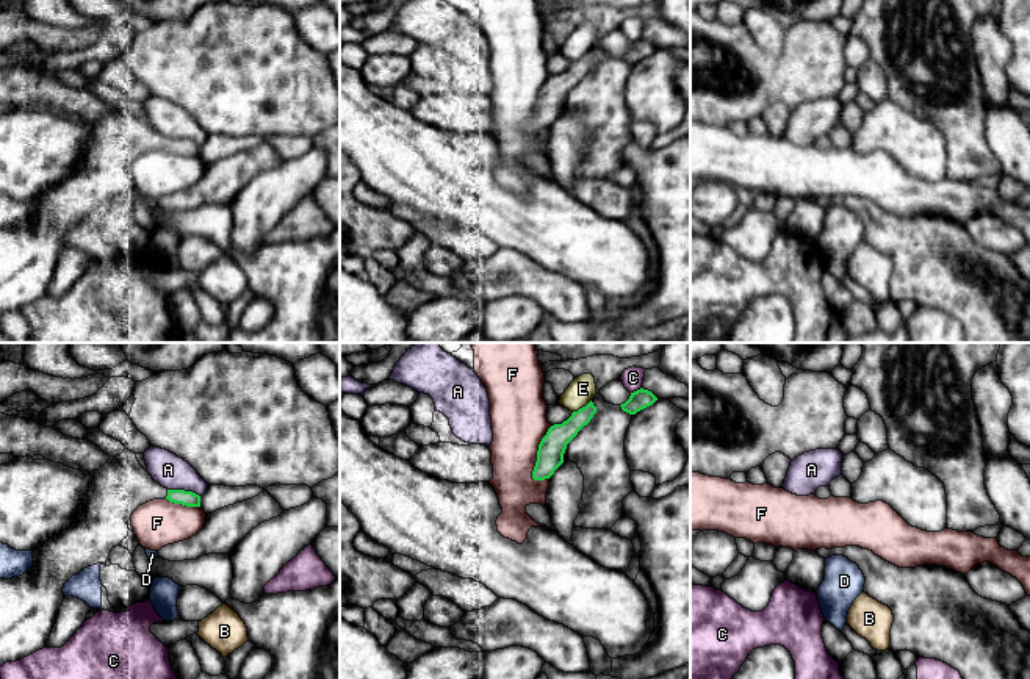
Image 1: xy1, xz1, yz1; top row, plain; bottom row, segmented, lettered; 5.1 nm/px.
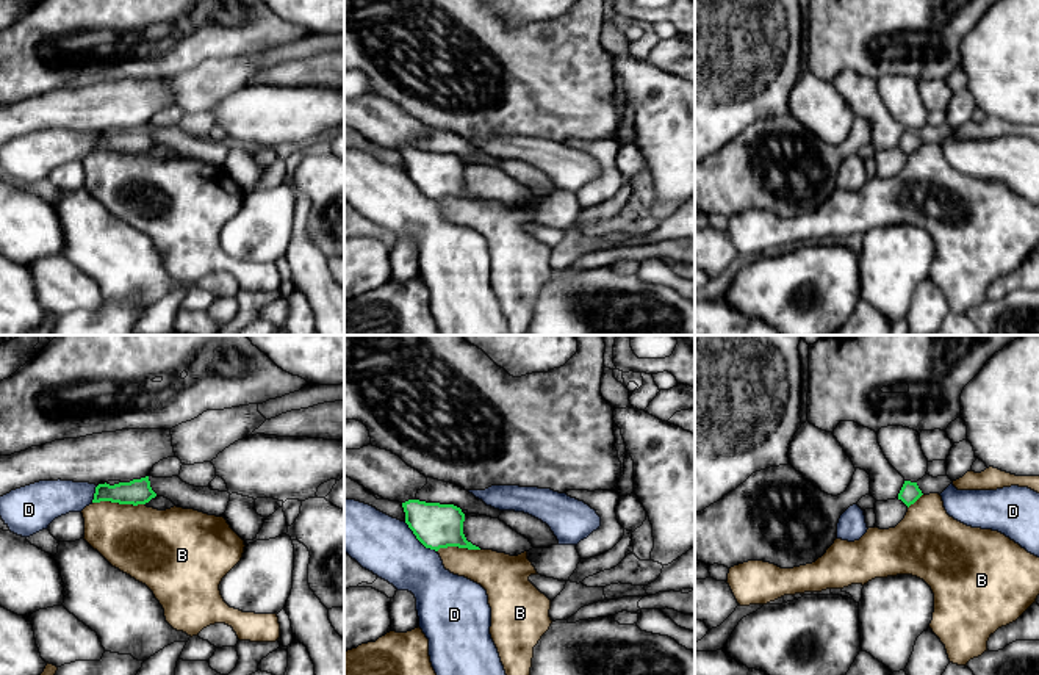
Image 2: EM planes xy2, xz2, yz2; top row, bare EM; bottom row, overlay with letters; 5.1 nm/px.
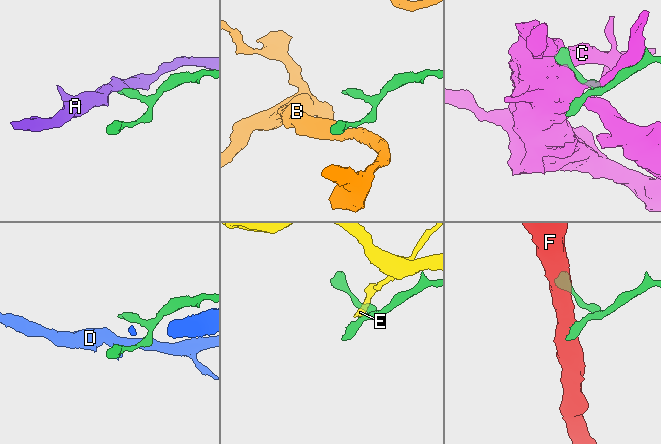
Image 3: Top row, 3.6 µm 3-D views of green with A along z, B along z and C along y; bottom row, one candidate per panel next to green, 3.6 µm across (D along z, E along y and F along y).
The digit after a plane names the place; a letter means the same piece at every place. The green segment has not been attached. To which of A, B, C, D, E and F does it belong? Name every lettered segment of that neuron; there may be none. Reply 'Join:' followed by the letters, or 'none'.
Join: none

